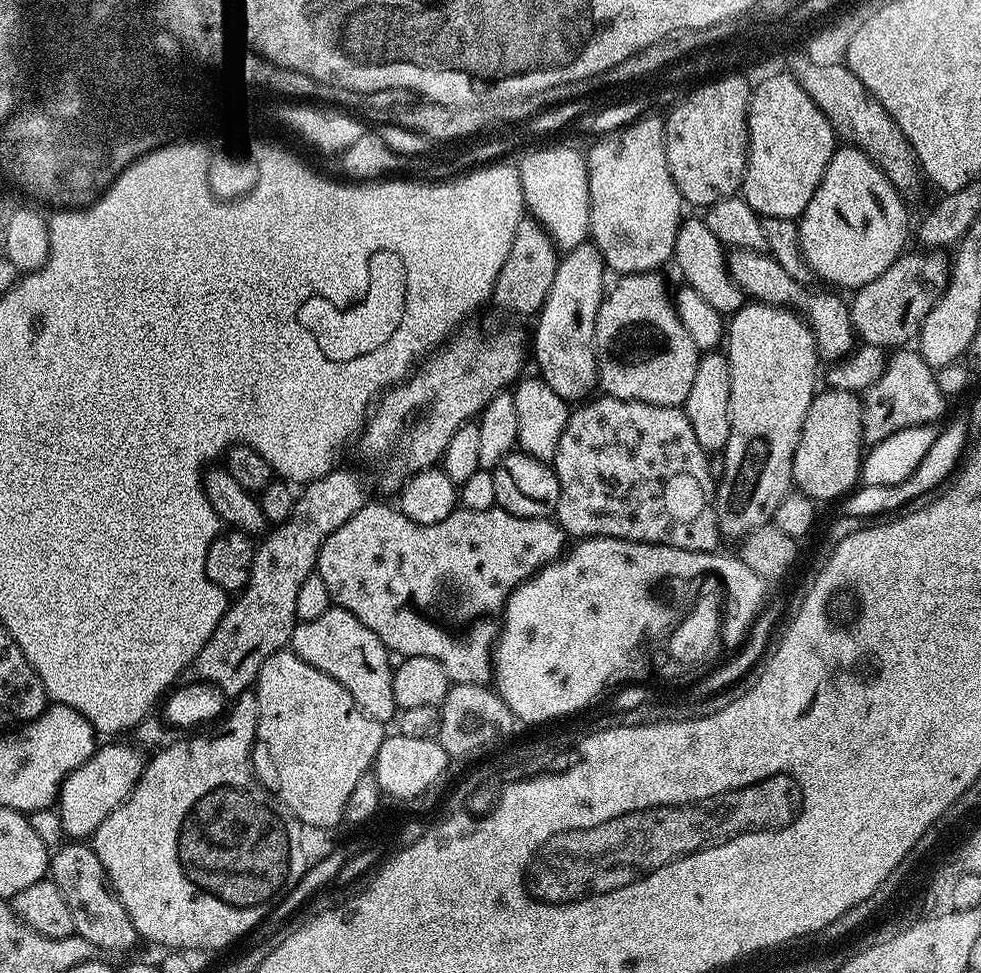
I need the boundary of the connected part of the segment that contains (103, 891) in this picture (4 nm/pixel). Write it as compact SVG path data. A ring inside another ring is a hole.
M68 842L57 847L50 856L50 879L58 886L58 890L62 890L66 906L70 906L75 935L86 938L86 942L90 942L101 953L124 952L138 943L136 927L130 922L130 914L126 914L107 870L102 862L98 862L98 854L87 843Z

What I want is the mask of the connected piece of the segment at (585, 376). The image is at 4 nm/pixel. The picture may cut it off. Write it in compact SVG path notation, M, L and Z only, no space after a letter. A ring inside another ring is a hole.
M585 242L572 248L559 259L554 286L550 286L550 294L534 320L536 333L530 336L530 348L536 351L539 379L546 381L558 398L569 402L583 401L598 388L596 315L602 299L602 292L598 289L605 287L604 275L604 260L595 244Z

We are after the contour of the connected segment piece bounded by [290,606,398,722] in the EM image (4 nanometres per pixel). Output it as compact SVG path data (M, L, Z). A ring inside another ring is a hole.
M331 607L322 614L322 618L302 620L297 623L292 631L290 641L291 651L300 656L322 674L334 678L350 695L359 708L370 718L381 722L397 715L398 709L394 702L394 690L392 689L393 661L390 653L384 647L384 643L354 614L347 612L345 608Z

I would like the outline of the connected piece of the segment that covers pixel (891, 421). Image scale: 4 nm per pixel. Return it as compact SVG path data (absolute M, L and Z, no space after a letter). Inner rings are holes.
M908 346L893 351L885 359L880 377L862 394L862 441L871 446L908 427L935 425L945 415L944 403L946 397L938 388L936 373L919 351Z

